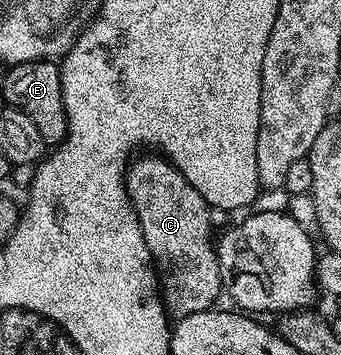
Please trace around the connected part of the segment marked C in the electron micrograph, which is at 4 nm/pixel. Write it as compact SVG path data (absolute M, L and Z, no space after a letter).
M151 156L155 158L139 158L136 157L134 161L127 167L127 195L129 200L133 204L135 214L139 217L139 223L141 224L141 232L145 236L145 244L149 248L151 253L151 262L153 263L159 280L159 289L161 291L161 297L163 299L164 306L167 307L168 315L172 319L178 320L185 316L193 316L193 312L205 312L212 309L216 305L215 302L219 298L219 290L224 289L223 277L219 271L219 258L215 254L216 243L213 241L213 234L211 238L211 214L213 215L212 207L208 206L205 199L201 196L201 192L197 192L197 188L193 188L193 184L189 184L189 180L185 180L185 176L181 176L179 169L174 166L173 163L167 161L162 156Z

